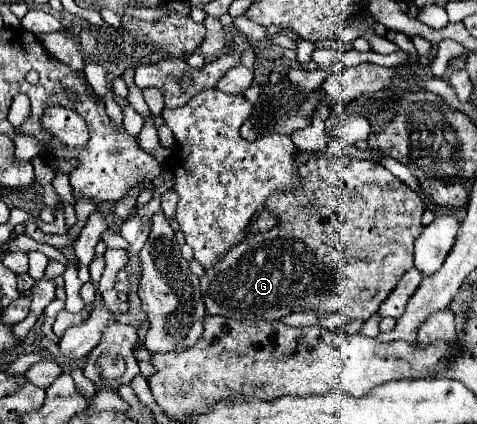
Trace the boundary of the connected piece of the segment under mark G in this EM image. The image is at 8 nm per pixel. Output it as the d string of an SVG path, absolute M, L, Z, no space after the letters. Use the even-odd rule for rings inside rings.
M330 157L330 159L310 159L308 163L302 165L300 171L300 189L296 193L274 193L268 197L266 209L270 209L274 215L280 217L280 223L276 229L268 233L258 233L258 235L248 235L240 245L236 245L232 251L224 253L220 261L208 269L204 269L204 275L200 277L200 289L202 289L202 299L206 303L208 315L224 315L230 319L262 319L262 321L274 321L290 313L304 313L304 311L318 311L318 313L344 313L348 319L358 319L366 321L372 317L380 303L390 295L390 291L398 285L402 275L412 269L412 249L414 241L420 235L422 229L422 213L424 213L424 203L418 197L416 191L406 187L400 179L396 179L388 169L384 169L378 163L372 161L360 161L352 157ZM348 269L348 291L344 287L344 273Z

